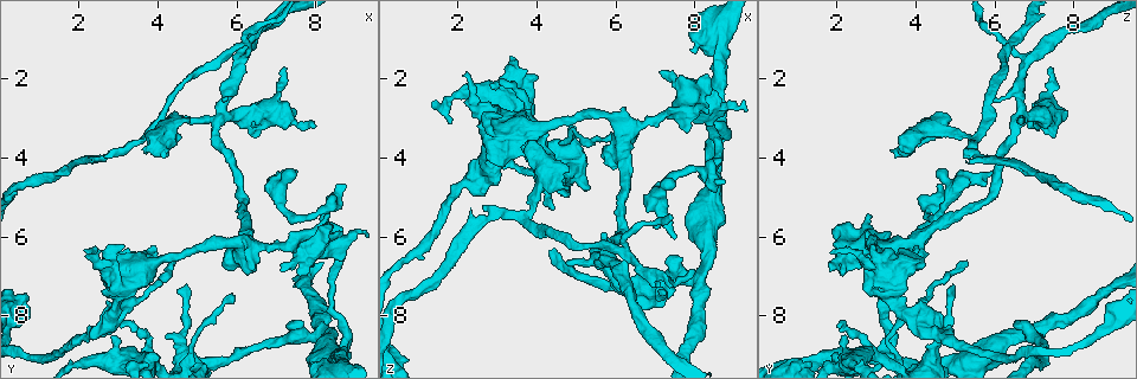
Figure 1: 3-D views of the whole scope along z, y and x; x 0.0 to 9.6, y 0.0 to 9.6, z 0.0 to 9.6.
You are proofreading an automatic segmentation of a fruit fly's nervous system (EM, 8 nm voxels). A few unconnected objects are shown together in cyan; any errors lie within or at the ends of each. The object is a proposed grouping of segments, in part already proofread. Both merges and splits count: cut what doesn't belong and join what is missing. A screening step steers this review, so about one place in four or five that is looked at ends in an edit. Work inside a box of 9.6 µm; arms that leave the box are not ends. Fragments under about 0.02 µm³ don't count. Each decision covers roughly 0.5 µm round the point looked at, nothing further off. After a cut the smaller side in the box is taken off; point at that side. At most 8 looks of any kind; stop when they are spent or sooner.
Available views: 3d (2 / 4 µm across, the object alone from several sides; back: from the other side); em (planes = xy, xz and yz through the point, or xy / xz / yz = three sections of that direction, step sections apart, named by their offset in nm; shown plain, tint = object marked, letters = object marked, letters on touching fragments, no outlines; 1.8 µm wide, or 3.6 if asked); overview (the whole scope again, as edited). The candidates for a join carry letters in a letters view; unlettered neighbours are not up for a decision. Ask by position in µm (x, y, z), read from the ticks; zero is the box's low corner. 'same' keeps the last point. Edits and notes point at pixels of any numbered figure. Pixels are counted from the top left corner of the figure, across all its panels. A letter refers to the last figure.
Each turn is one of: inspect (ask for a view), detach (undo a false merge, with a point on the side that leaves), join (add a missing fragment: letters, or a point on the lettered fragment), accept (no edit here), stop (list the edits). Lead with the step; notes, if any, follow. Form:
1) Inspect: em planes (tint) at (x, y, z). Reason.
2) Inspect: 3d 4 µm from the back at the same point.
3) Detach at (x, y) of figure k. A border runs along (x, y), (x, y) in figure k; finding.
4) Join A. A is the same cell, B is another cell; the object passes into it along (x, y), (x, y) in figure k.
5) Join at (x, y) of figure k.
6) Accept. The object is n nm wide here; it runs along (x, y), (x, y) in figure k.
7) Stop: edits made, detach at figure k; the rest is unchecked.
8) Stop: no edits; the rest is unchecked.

Inspect: 3d 2 µm at (8.25, 5.55, 4.50). Sharp bend.

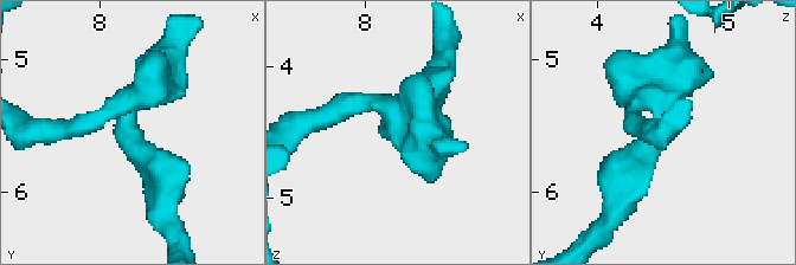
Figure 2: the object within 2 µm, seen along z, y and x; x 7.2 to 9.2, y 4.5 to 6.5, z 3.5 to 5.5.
Inspect: em planes (letters) at (8.18, 5.50, 4.44). Now the EM.

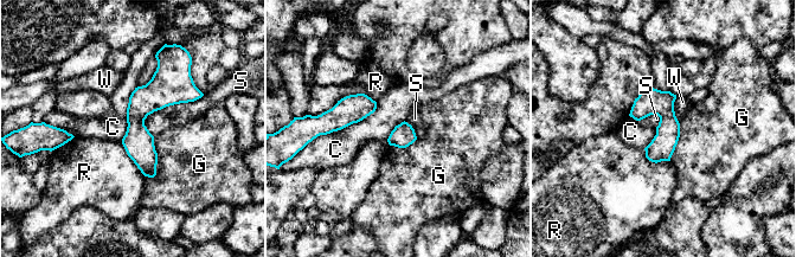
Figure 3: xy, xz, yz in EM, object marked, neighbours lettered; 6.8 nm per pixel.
Accept. The object is 160 nm wide here; C, G, R, S and W are other cells; a border runs along (377, 102), (361, 120), (316, 137) in figure 3; continuous, no second neuron.

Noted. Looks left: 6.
Inspect: em planes (plain) at (6.25, 1.15, 6.40). Sharp bend.

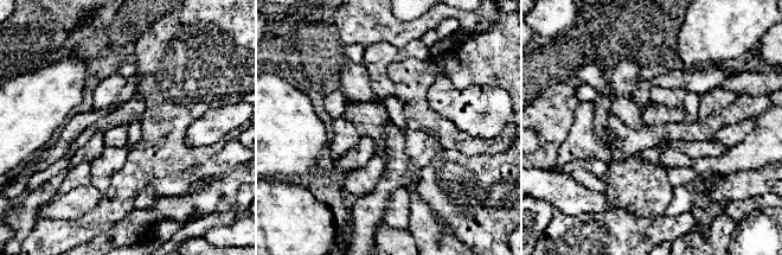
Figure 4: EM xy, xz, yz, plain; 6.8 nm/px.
Inspect: em planes (letters) at the same point.

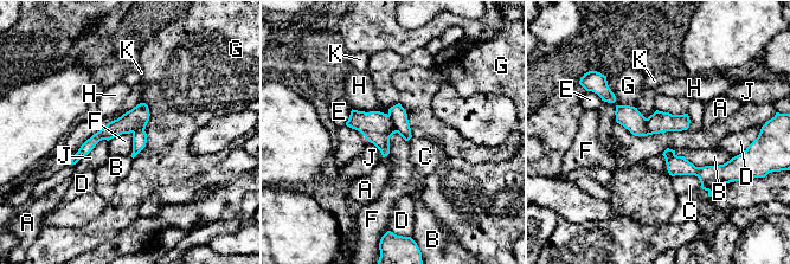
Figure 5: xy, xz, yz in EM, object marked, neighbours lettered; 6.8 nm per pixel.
Detach at (377, 127) of figure 5. A, B, C, D, E, F, G, H, J and K are other cells; the part that leaves runs along (145, 108), (76, 158) in figure 5; a second neuron is stuck on.

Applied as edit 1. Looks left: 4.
Stop: edits made, detach at figure 5; the rest is unchecked.

